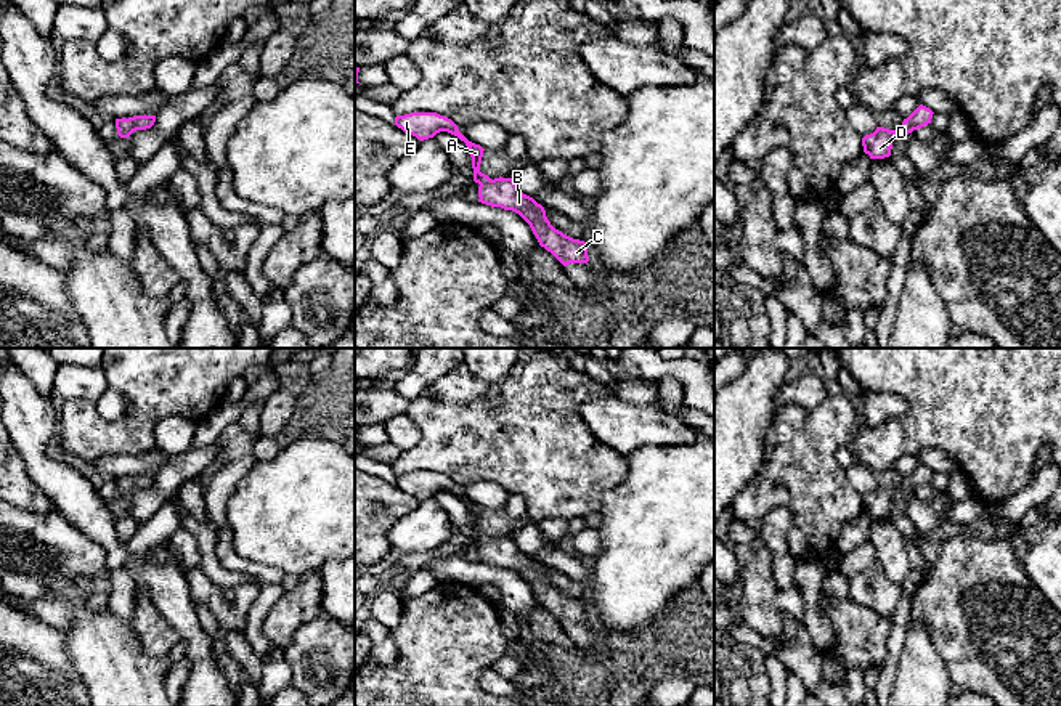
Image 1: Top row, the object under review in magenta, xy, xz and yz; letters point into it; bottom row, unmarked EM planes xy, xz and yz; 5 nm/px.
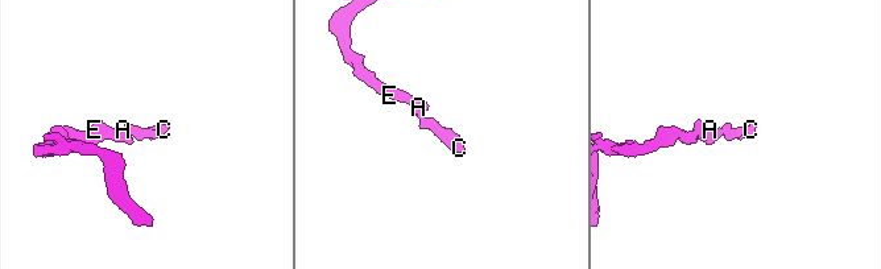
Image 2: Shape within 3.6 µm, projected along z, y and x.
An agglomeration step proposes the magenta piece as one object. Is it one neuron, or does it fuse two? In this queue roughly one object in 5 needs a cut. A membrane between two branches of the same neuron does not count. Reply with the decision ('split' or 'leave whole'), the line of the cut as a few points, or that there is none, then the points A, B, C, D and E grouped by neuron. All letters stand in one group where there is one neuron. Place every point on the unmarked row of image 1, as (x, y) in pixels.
leave whole; no cut; A B C D E

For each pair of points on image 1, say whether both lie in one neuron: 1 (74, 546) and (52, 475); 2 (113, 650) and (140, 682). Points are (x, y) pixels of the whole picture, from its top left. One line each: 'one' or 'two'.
1: two
2: one

